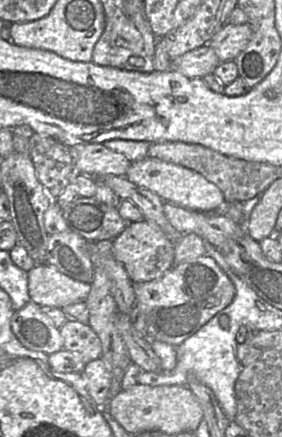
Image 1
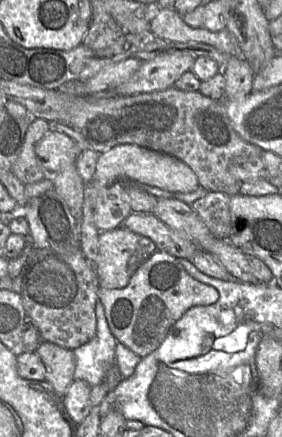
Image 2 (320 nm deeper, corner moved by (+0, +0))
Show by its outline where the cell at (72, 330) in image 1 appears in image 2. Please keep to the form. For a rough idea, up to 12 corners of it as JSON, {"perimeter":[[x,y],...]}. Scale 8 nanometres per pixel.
{"perimeter":[[41,341],[46,382],[63,396],[74,380],[73,350]]}

